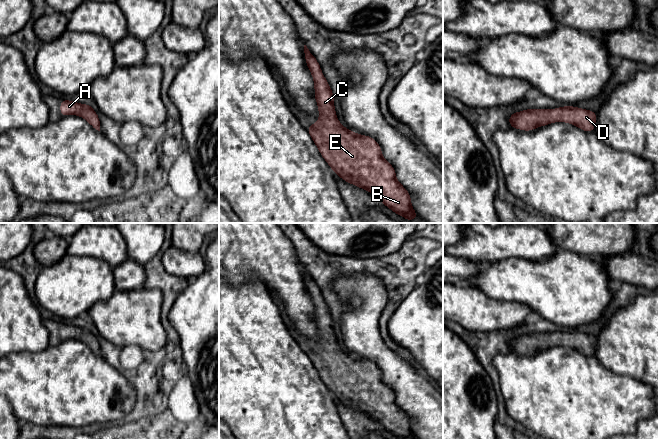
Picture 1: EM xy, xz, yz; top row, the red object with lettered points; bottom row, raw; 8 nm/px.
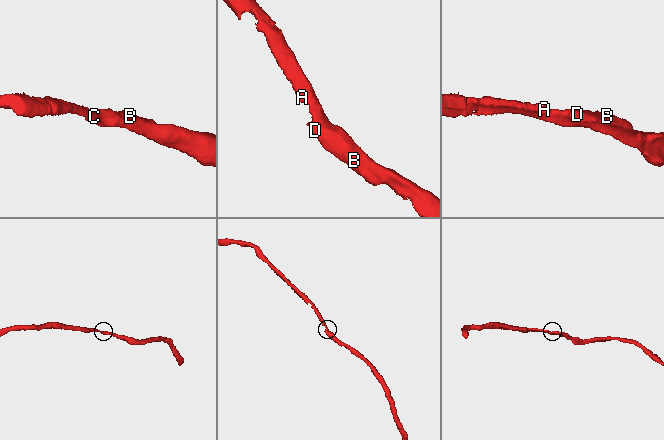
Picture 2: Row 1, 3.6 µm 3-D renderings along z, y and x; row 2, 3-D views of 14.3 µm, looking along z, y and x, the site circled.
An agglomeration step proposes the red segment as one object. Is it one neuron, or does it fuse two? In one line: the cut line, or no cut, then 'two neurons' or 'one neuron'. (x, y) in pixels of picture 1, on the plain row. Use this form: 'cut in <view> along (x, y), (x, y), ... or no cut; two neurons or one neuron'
no cut; one neuron

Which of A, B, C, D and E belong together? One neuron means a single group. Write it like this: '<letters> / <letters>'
A B C D E

